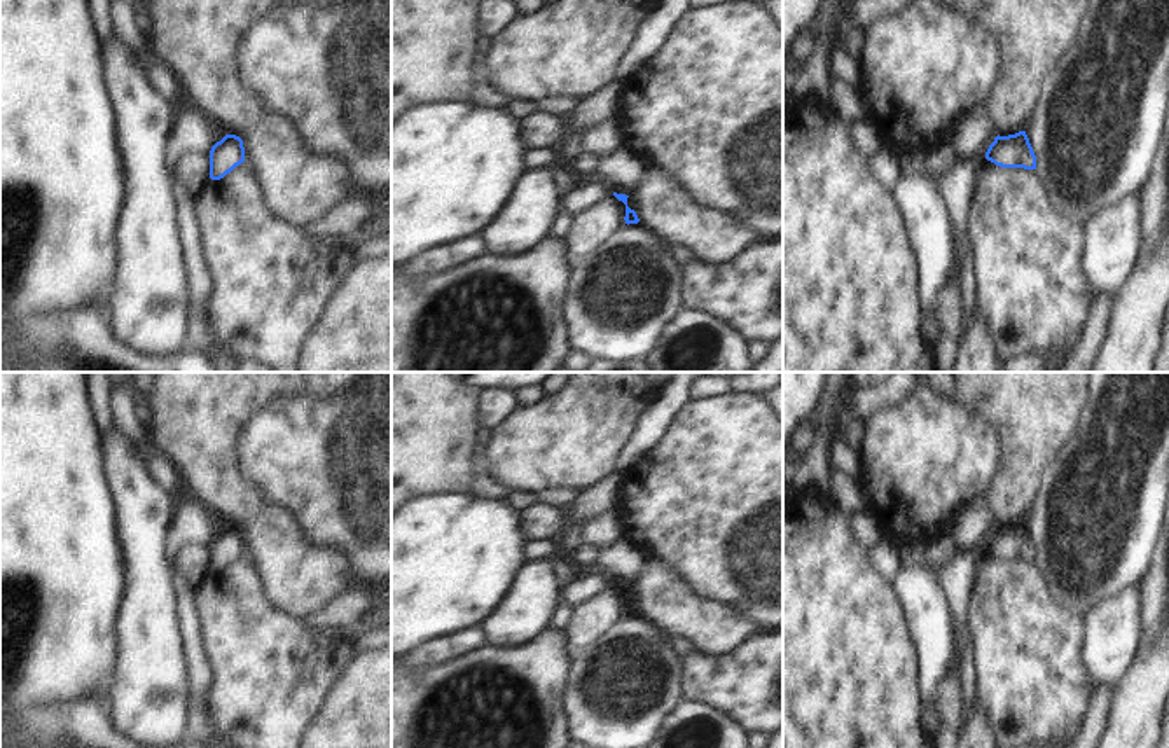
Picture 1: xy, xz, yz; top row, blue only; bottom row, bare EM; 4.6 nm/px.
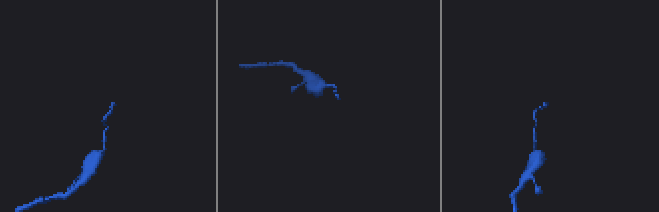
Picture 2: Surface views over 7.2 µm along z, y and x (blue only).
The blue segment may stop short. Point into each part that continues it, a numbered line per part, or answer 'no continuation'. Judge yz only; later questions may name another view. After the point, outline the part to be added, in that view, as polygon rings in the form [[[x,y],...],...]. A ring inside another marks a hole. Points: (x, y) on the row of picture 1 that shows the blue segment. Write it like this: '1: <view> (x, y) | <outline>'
no continuation

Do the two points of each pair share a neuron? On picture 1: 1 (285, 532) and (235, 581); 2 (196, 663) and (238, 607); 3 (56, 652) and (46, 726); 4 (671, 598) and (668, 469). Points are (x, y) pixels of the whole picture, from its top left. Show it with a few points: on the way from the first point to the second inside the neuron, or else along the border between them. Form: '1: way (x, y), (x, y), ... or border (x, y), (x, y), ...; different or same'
1: border (245, 551), (254, 560), (269, 600); different
2: border (198, 610), (205, 654), (212, 670), (212, 691); different
3: border (89, 696), (79, 701), (42, 705), (20, 729); different
4: border (650, 556), (673, 565), (698, 595); different

